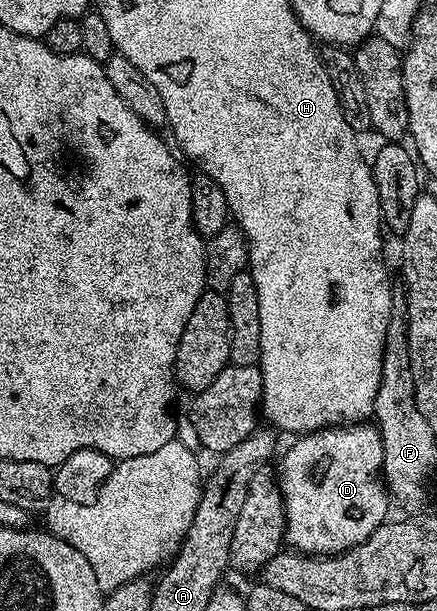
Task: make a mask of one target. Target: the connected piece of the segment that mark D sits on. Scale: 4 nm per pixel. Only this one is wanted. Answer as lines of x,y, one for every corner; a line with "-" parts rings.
345,423
340,427
319,429
315,433
298,436
294,441
297,442
285,454
280,454
279,468
288,548
314,557
346,553
351,547
367,540
390,516
391,497
382,478
384,447
381,433
373,423

